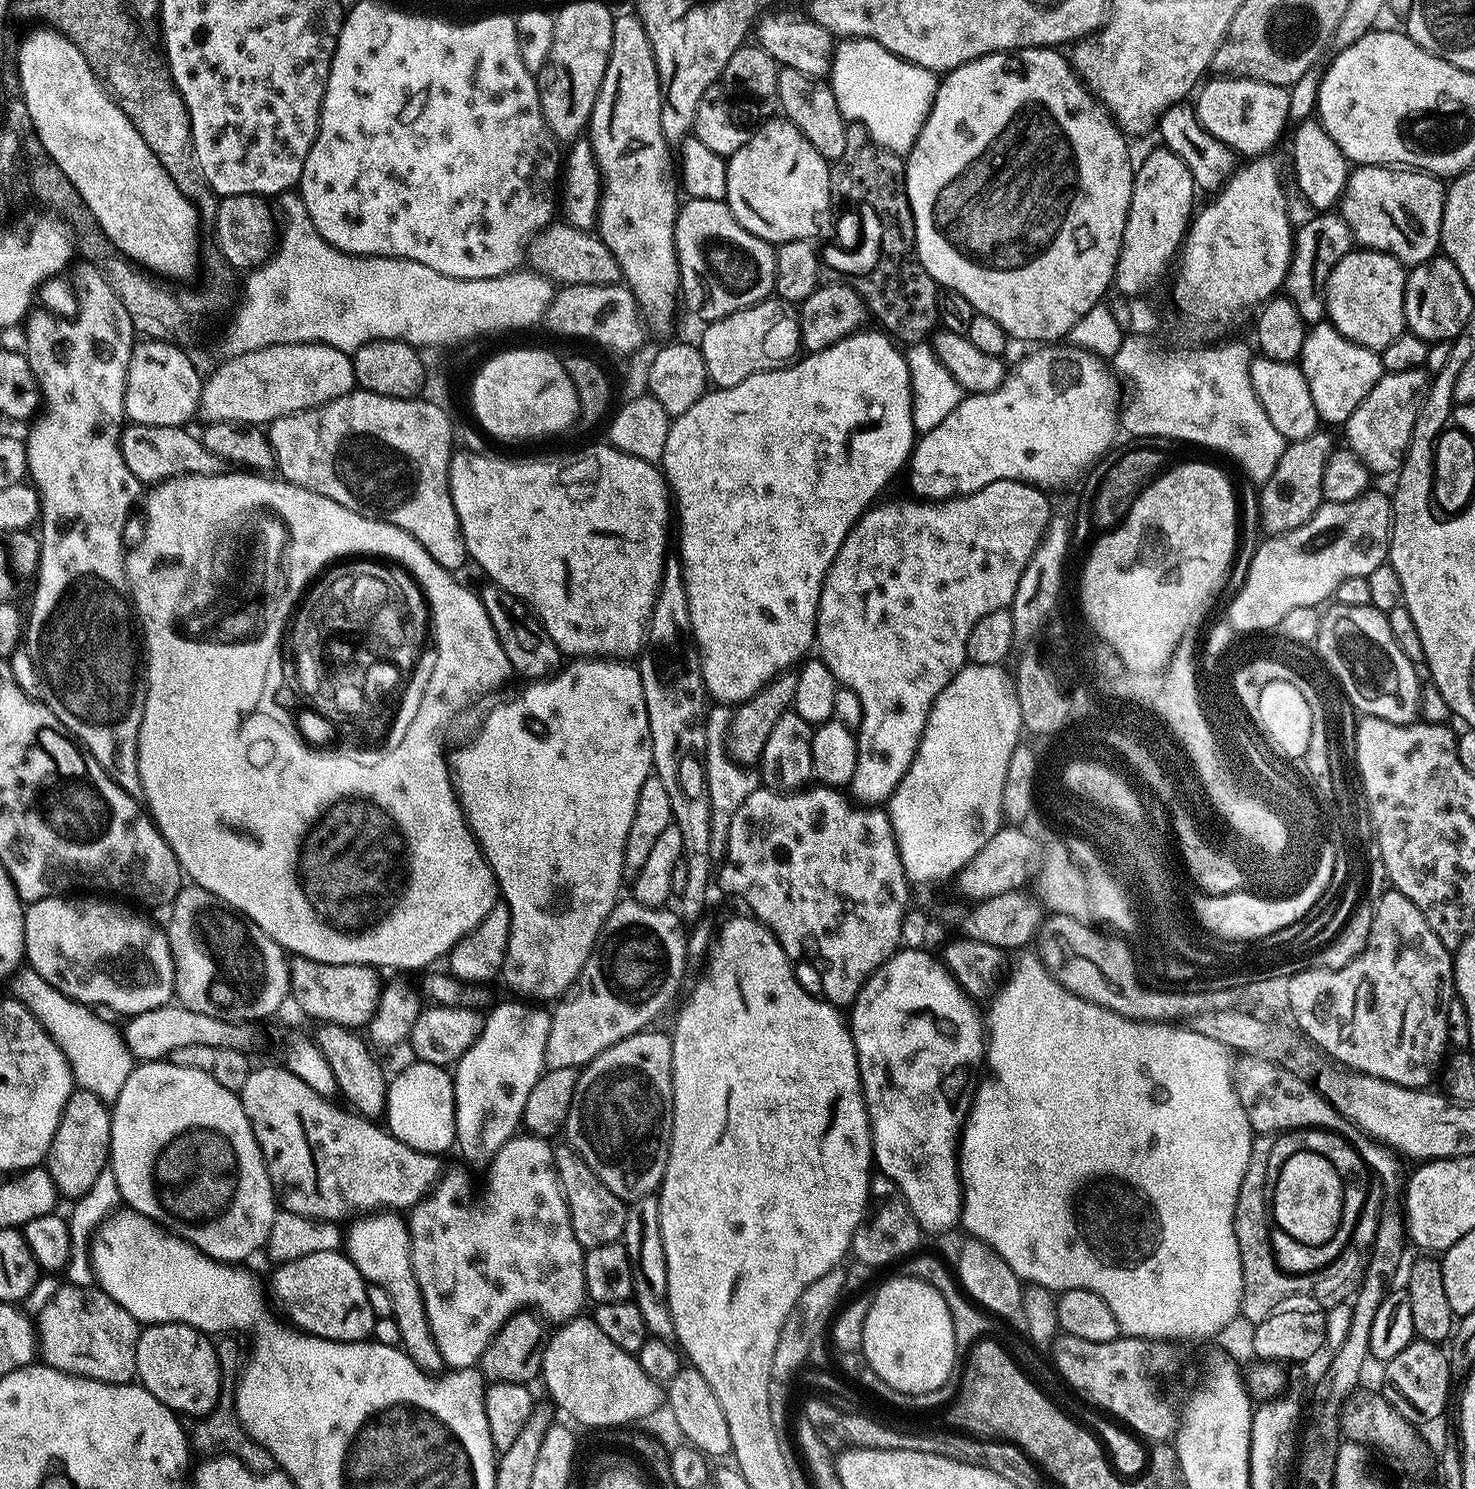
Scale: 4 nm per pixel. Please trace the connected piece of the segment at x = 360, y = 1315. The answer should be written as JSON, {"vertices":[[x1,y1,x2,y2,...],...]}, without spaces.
{"vertices":[[343,1251,310,1254,275,1270,272,1288,289,1316,287,1319,299,1331,343,1344,358,1344,372,1336,377,1318,370,1306,368,1284]]}

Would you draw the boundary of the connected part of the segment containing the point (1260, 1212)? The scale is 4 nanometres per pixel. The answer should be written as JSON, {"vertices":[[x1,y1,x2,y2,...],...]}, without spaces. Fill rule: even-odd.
{"vertices":[[1259,1133,1252,1139,1250,1162,1245,1165,1242,1186,1239,1187,1235,1206,1240,1212,1233,1216,1235,1230,1240,1232,1236,1239,1239,1244,1239,1260,1242,1262,1243,1282,1248,1284,1248,1292,1241,1300,1241,1315,1258,1325,1280,1312,1297,1312,1307,1301,1311,1303,1316,1298,1316,1284,1320,1284,1320,1271,1312,1273,1284,1273,1278,1268,1273,1258,1269,1241,1270,1214,1266,1212,1268,1192,1260,1188,1260,1176,1266,1174,1267,1159,1270,1158,1271,1147,1274,1146,1273,1133],[1296,1302,1300,1304,1296,1304],[1304,1303,1305,1304,1302,1304]]}

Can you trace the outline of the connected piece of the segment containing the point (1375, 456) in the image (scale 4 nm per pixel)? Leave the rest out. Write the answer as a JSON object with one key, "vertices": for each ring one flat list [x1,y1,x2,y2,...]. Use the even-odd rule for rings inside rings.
{"vertices":[[1420,370,1389,372,1380,377,1374,390,1362,398,1362,402,1350,414,1346,425,1347,447,1367,466,1369,473,1395,473,1404,463,1404,456,1412,444,1414,426,1422,411,1422,401,1426,396,1425,373]]}

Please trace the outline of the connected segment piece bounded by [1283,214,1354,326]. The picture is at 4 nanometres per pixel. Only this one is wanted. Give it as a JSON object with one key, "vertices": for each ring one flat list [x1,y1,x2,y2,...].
{"vertices":[[1312,214,1304,225,1297,227,1292,241,1292,261,1284,279,1283,291,1287,299,1302,314,1305,325,1321,323,1325,319,1324,287,1330,278,1330,270,1347,252,1353,251,1354,241,1344,217,1339,214]]}

